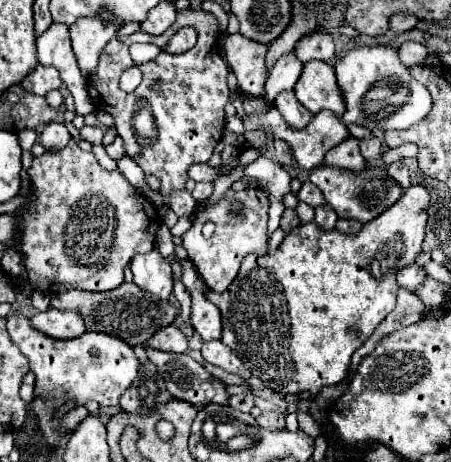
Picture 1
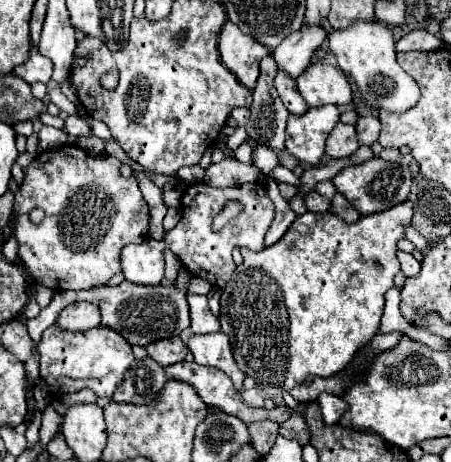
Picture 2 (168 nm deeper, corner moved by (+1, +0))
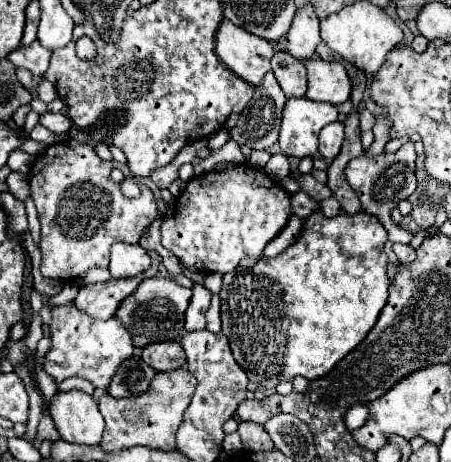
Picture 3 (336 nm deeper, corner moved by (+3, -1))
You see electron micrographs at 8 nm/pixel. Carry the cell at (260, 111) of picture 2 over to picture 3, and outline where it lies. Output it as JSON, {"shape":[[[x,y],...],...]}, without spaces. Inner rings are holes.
{"shape":[[[268,71],[262,83],[254,89],[252,101],[240,113],[230,137],[240,145],[248,145],[250,149],[270,149],[278,141],[284,105],[286,97],[274,73]]]}

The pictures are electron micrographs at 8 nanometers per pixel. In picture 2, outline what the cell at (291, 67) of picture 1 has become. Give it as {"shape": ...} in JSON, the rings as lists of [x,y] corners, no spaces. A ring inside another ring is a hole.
{"shape":[[[302,24],[298,32],[292,32],[282,44],[272,52],[278,68],[286,70],[292,78],[300,76],[312,62],[314,52],[322,46],[326,30],[322,26]]]}

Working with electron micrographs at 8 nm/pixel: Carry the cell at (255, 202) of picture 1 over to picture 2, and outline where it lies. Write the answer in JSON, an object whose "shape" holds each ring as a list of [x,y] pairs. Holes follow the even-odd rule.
{"shape":[[[204,182],[190,184],[184,190],[182,196],[182,214],[178,224],[164,234],[166,248],[170,248],[184,268],[202,280],[208,280],[212,286],[224,288],[224,284],[230,280],[234,272],[234,260],[232,260],[232,250],[234,248],[250,248],[250,250],[262,250],[264,248],[264,236],[274,220],[274,204],[268,198],[268,192],[262,184],[242,184],[242,186],[232,186],[232,188],[214,188]],[[236,200],[242,204],[242,212],[230,220],[222,230],[214,232],[210,228],[212,220],[220,210],[230,202]]]}

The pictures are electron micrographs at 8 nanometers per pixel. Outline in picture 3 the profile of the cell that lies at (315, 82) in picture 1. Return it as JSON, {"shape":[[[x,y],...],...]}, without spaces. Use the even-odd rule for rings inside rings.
{"shape":[[[320,57],[306,61],[308,69],[308,91],[310,101],[324,101],[340,105],[350,99],[350,79],[340,63],[326,63]]]}

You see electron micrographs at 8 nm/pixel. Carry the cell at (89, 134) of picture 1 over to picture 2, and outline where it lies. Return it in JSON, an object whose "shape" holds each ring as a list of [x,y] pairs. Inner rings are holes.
{"shape":[[[68,116],[66,120],[64,120],[64,130],[68,132],[68,134],[72,134],[72,136],[90,136],[92,134],[92,130],[90,130],[90,126],[86,124],[86,120],[84,118],[80,118],[80,116]]]}

